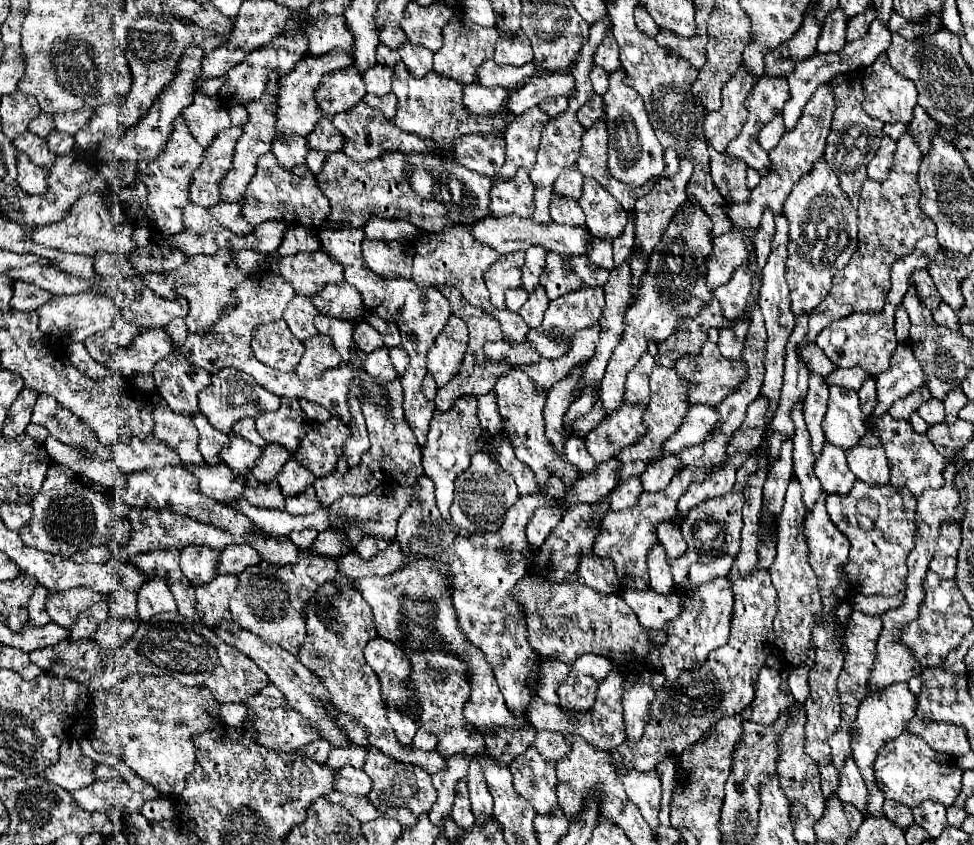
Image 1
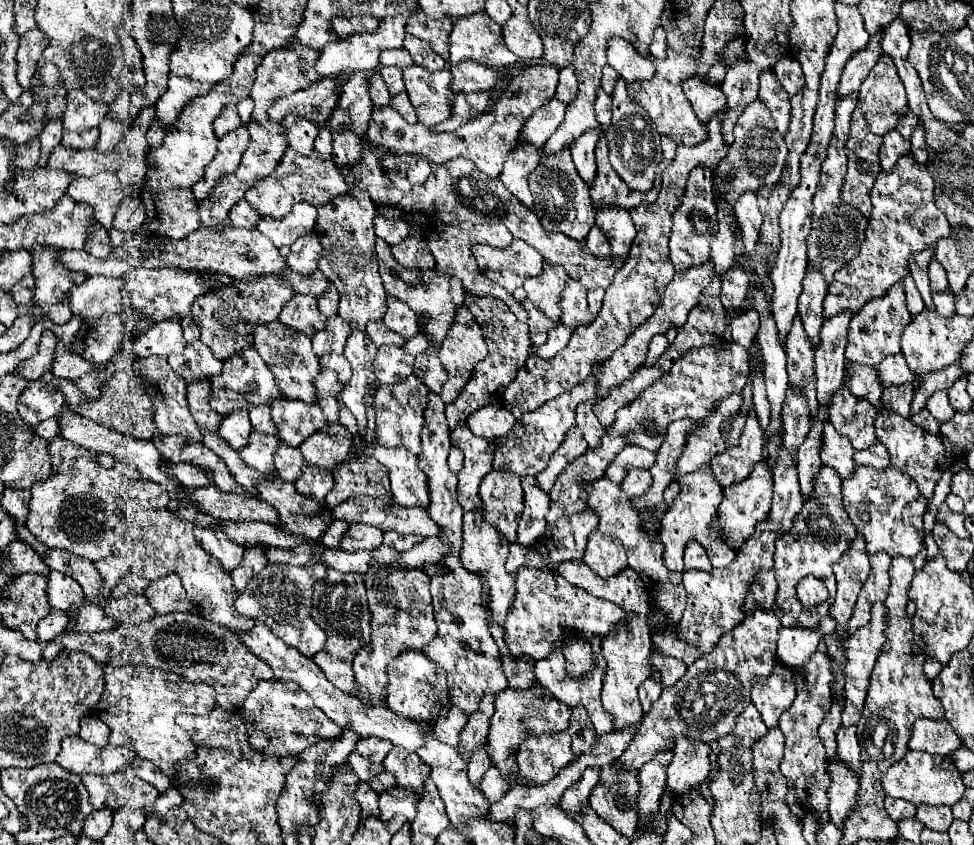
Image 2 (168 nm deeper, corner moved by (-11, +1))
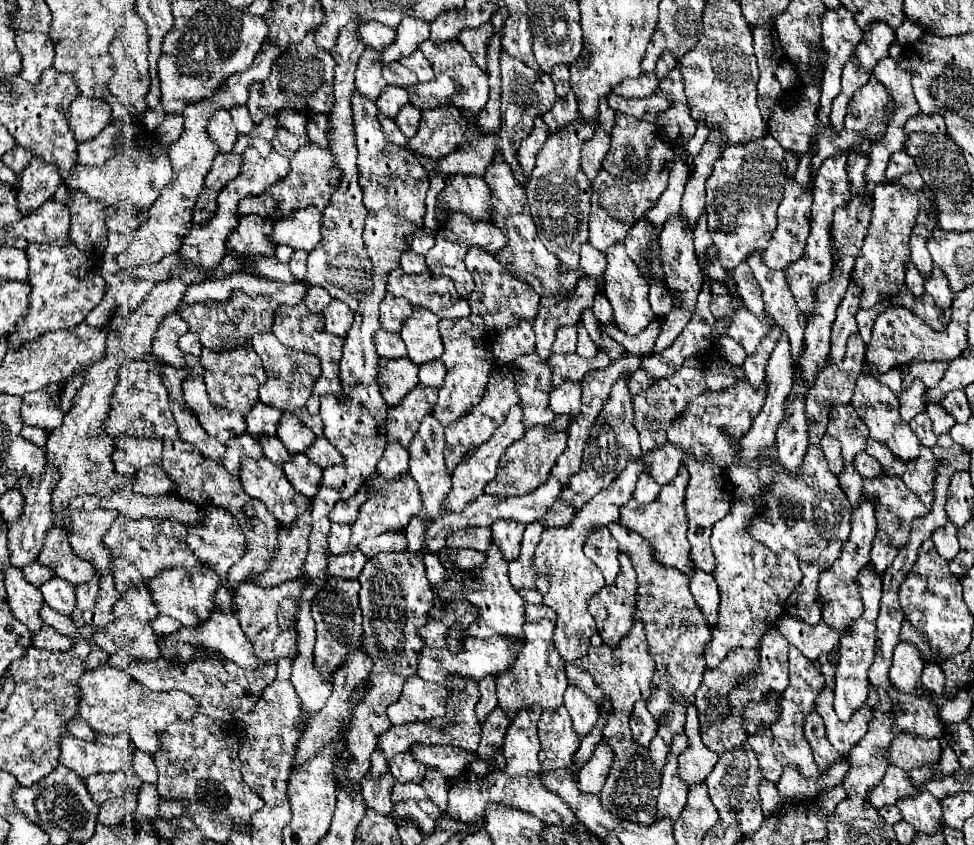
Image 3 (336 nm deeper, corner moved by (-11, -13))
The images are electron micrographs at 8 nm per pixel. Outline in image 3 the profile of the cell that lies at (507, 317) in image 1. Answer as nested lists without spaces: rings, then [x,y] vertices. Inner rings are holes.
[[[457,213],[457,215],[451,215],[451,219],[447,219],[447,223],[443,225],[443,229],[439,231],[439,235],[435,237],[435,245],[433,249],[429,249],[429,253],[425,255],[425,261],[427,261],[427,267],[429,271],[433,273],[441,273],[441,275],[447,275],[453,283],[455,283],[455,289],[467,299],[469,293],[473,291],[475,284],[467,267],[465,267],[465,255],[469,251],[469,247],[483,247],[483,249],[489,249],[491,253],[497,253],[501,249],[505,249],[509,245],[509,239],[507,235],[495,227],[493,223],[481,223],[481,221],[471,221],[469,217]]]

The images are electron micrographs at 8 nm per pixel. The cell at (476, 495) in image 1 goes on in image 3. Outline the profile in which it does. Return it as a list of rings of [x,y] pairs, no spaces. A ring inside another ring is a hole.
[[[497,519],[491,525],[491,531],[493,531],[493,539],[497,539],[497,545],[501,547],[501,551],[505,551],[505,559],[509,559],[509,561],[517,559],[525,525],[519,521],[511,521],[511,519]]]

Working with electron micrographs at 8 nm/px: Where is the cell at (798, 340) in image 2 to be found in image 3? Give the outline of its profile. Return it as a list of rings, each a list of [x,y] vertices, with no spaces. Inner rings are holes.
[[[751,253],[747,257],[747,263],[757,279],[757,283],[763,289],[763,301],[767,307],[767,313],[773,317],[773,321],[781,327],[785,327],[785,333],[791,341],[793,359],[797,361],[803,351],[803,333],[805,333],[805,315],[797,311],[797,303],[793,299],[793,293],[787,285],[785,273],[781,269],[769,269],[761,257],[761,253]]]

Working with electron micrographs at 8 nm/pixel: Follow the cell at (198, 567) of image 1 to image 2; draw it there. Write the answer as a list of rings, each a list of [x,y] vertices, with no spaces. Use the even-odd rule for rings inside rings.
[[[209,525],[207,527],[195,527],[193,535],[195,535],[197,543],[209,555],[219,559],[221,567],[227,573],[231,573],[237,567],[237,563],[241,561],[241,557],[243,557],[245,547],[237,545],[235,541],[229,541],[229,537],[225,537],[225,533],[221,529],[209,529]]]

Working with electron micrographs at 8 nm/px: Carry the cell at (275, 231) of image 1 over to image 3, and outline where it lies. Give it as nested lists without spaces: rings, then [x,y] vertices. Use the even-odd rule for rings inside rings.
[[[307,207],[293,213],[289,219],[273,223],[269,241],[273,245],[289,245],[291,249],[311,251],[321,241],[321,211],[317,207]]]

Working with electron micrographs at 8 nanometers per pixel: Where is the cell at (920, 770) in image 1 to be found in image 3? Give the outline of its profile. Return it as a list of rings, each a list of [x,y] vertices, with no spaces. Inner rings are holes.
[[[889,767],[881,783],[869,793],[869,803],[873,807],[885,807],[885,805],[897,805],[899,799],[907,799],[919,793],[919,787],[915,787],[909,779],[909,773],[905,773],[899,767]]]

